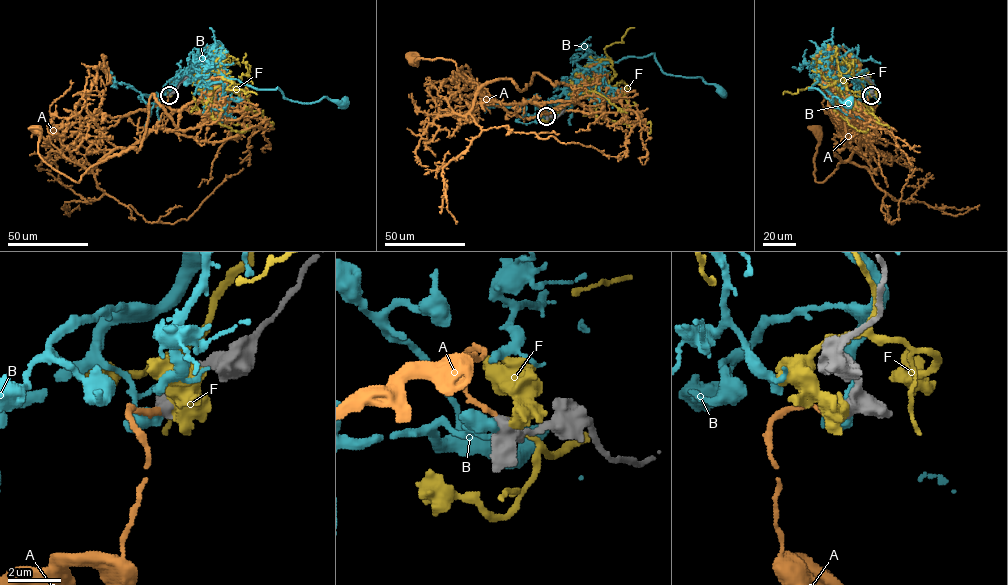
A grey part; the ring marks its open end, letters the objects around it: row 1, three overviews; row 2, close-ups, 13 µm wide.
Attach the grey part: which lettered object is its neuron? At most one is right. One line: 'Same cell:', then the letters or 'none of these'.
Same cell: A

